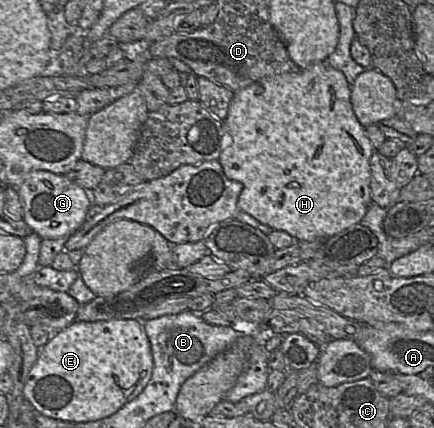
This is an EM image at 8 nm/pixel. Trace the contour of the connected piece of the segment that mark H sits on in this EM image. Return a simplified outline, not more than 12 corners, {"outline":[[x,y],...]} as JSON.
{"outline":[[325,61],[234,93],[237,206],[298,241],[360,223],[373,146]]}

